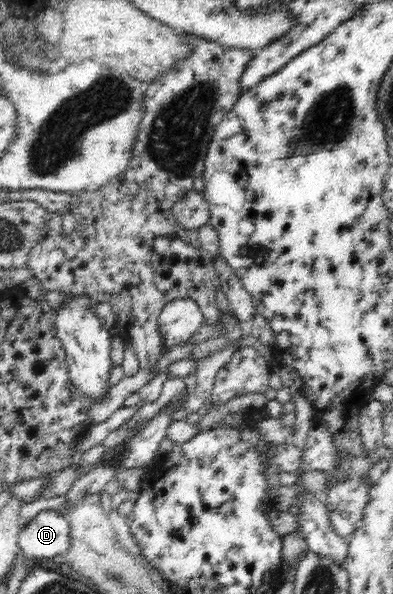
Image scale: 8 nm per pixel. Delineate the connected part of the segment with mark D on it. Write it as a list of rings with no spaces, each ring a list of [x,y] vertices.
[[[53,509],[40,511],[19,529],[20,554],[27,560],[61,558],[69,547],[69,522],[67,515]]]

